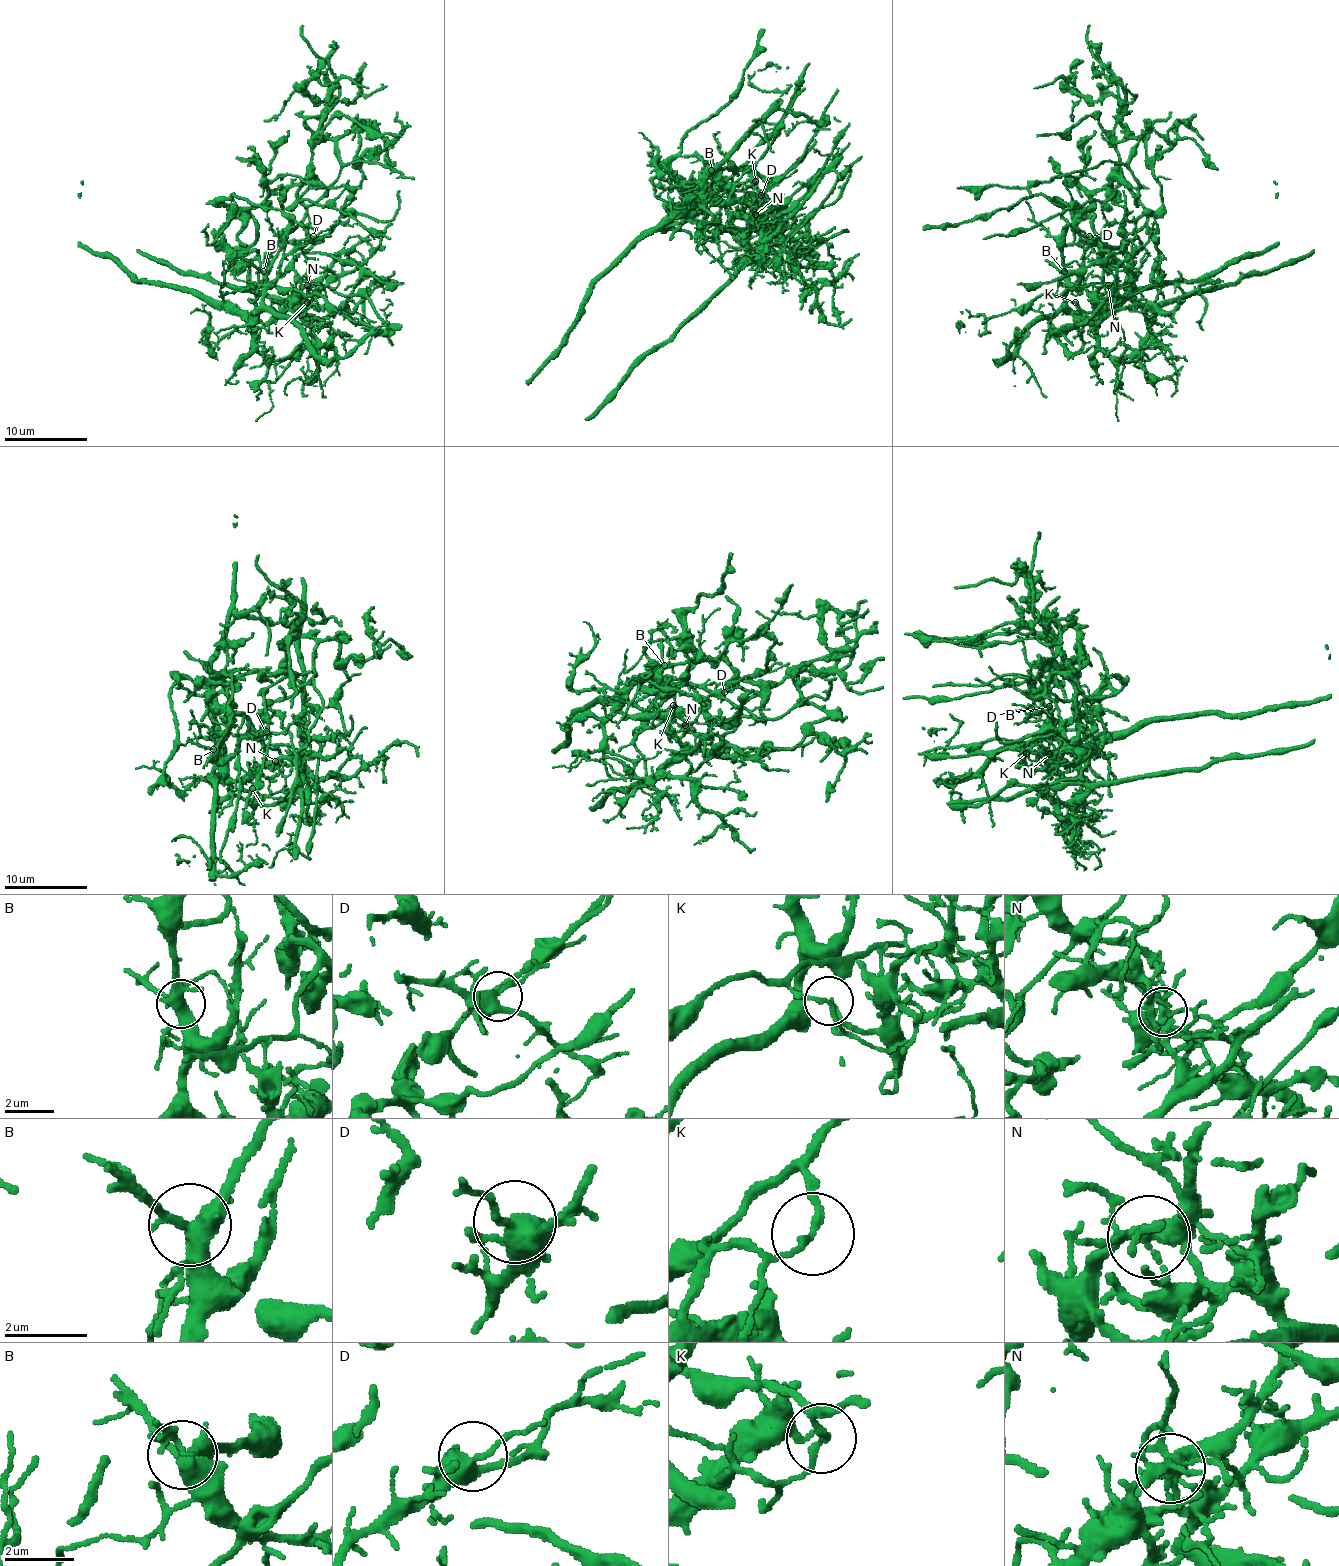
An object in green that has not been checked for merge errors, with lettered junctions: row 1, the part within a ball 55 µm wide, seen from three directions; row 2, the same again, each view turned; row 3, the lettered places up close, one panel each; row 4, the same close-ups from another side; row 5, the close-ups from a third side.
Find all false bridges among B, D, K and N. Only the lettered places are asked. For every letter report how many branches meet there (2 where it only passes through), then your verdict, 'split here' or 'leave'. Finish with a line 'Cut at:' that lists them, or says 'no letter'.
B: 5 branches meet; leave
D: 5 branches meet; leave
K: 2 branches meet; split here
N: 9 branches meet; split here
Cut at: K, N

